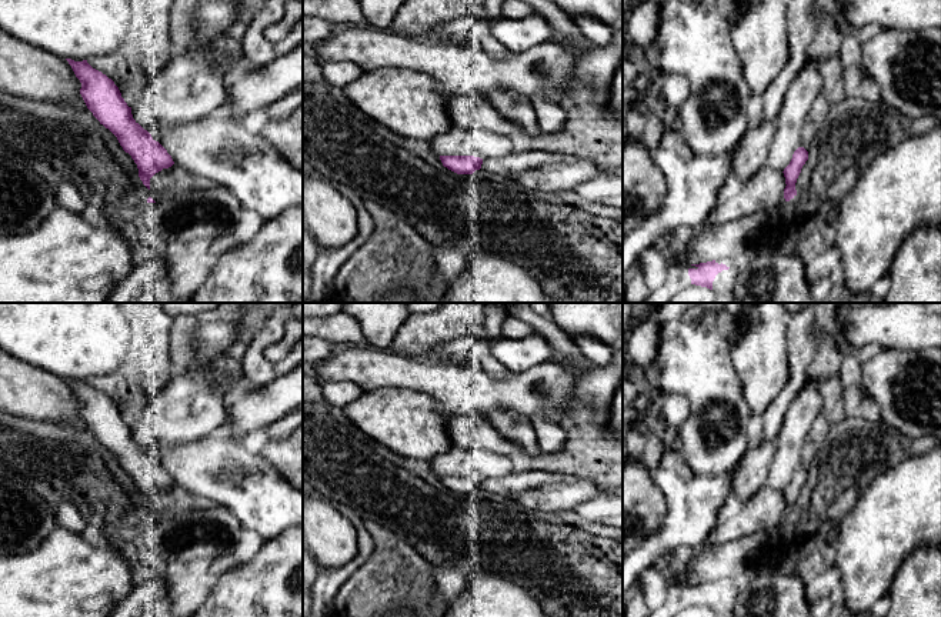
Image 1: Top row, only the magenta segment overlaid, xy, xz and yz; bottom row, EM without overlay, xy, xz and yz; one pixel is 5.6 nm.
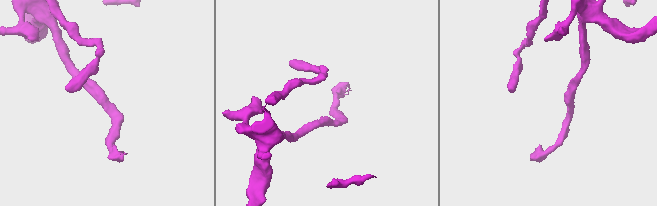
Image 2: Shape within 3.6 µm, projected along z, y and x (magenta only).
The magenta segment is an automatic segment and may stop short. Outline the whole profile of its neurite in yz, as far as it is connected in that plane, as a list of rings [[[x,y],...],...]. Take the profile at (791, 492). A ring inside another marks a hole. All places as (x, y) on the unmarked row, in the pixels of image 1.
[[[798,467],[794,471],[790,484],[784,488],[783,493],[787,504],[784,508],[785,521],[790,521],[797,516],[795,503],[807,480],[808,480],[808,471],[804,467]]]

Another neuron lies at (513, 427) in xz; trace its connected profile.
[[[504,408],[494,410],[487,418],[504,438],[518,444],[530,456],[543,454],[534,428],[525,418]]]

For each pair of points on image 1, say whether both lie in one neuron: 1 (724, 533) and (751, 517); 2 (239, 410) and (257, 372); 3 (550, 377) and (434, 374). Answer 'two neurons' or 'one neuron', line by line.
1: one neuron
2: two neurons
3: one neuron

